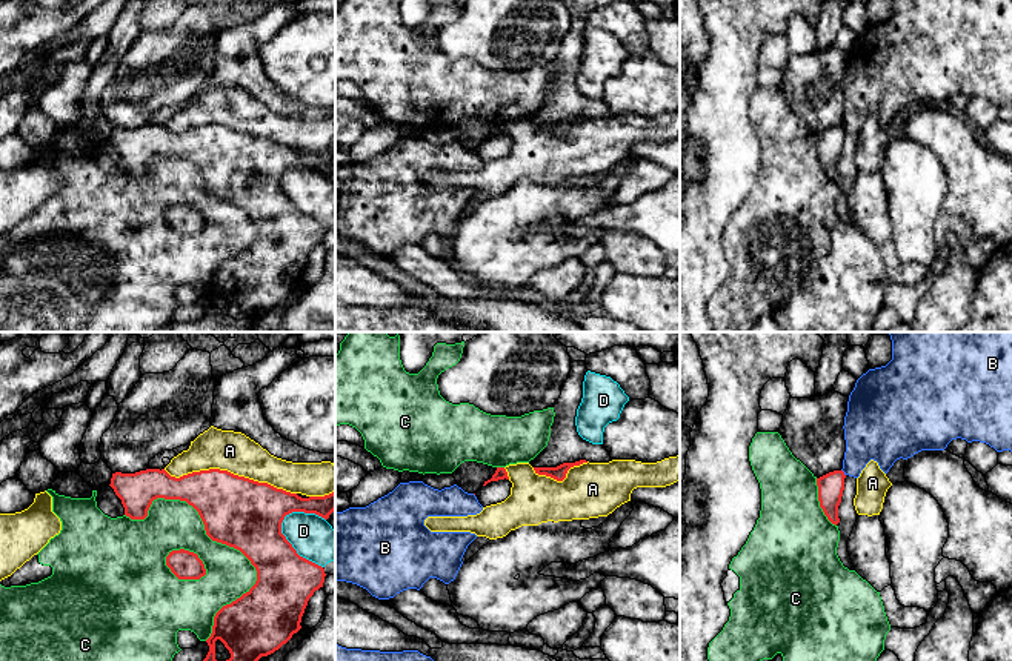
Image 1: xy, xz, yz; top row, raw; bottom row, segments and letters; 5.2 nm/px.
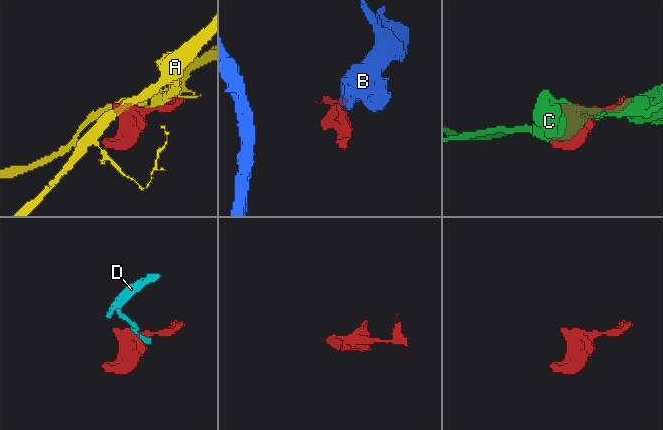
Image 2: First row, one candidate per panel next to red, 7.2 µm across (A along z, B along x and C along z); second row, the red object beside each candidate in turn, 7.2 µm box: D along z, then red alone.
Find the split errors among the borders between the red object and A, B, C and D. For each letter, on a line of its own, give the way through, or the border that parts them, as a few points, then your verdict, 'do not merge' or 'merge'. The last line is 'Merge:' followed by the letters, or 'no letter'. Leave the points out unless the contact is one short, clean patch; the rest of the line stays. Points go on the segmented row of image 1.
A: do not merge
B: along yz (842, 469), (845, 475) | do not merge
C: do not merge
D: do not merge
Merge: no letter

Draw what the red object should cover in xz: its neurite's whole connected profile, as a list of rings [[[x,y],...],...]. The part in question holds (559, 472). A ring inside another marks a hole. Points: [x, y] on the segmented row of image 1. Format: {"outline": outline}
{"outline": [[[580,460],[580,461],[575,461],[575,463],[563,463],[563,464],[557,466],[557,467],[534,467],[534,470],[538,475],[546,475],[546,477],[551,477],[551,478],[554,478],[557,481],[563,481],[571,467],[580,466],[583,463],[588,463],[588,461]]]}

